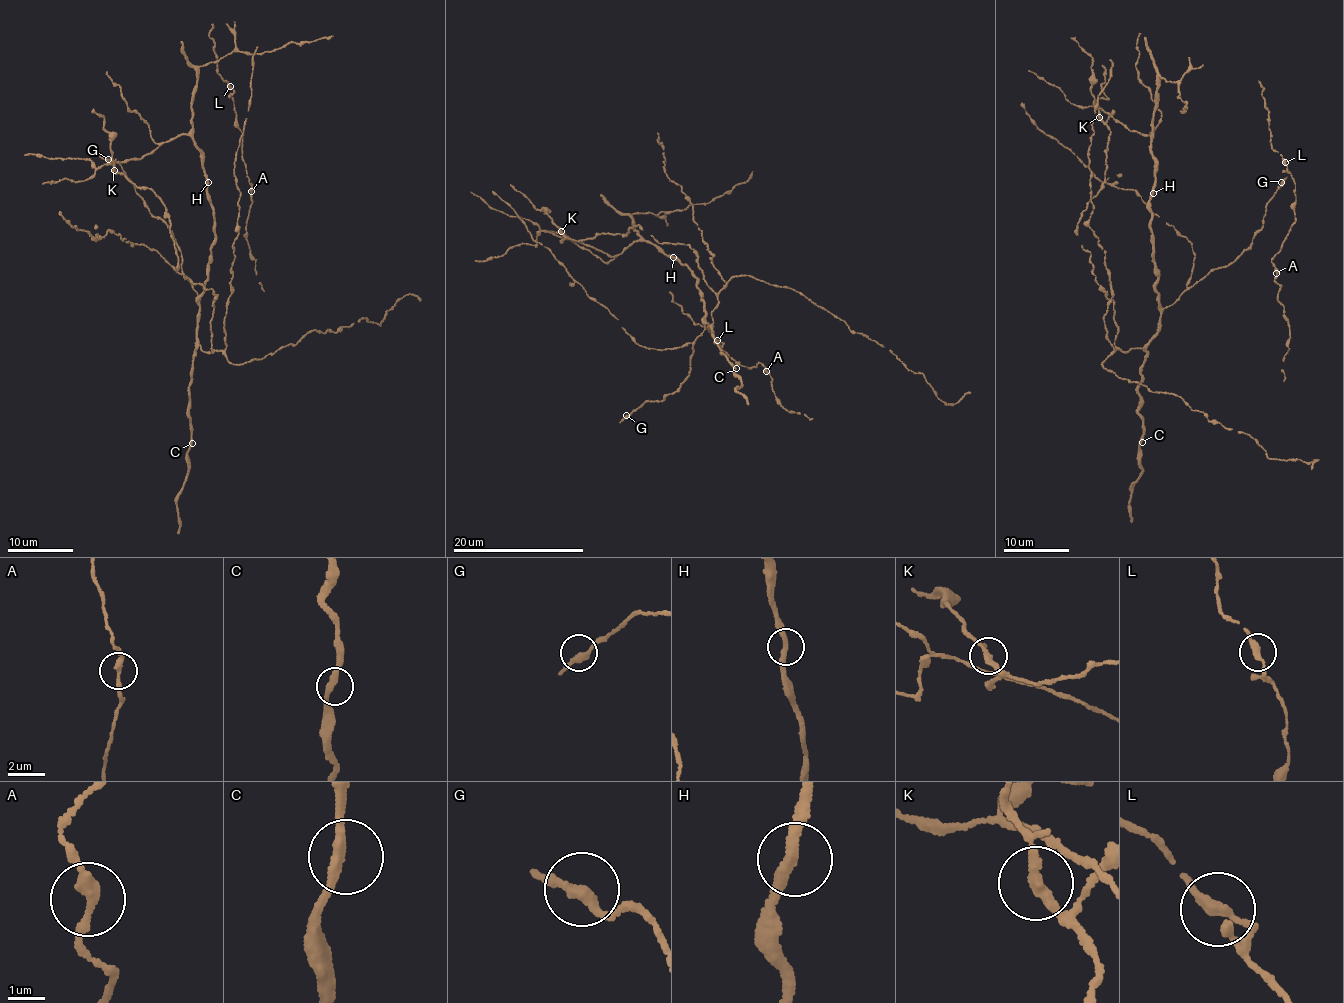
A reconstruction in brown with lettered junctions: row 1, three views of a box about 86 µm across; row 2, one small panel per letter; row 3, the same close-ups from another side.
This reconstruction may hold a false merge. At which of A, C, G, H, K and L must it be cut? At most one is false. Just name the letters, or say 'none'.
none

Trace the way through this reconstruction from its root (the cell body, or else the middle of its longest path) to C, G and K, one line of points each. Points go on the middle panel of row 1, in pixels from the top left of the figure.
C: (671, 256), (684, 263), (699, 283), (697, 286), (707, 312), (704, 320), (726, 359), (736, 368)
G: (671, 256), (684, 263), (699, 283), (707, 312), (704, 331), (694, 339), (689, 374), (680, 388), (626, 415)
K: (671, 256), (641, 239), (610, 256), (579, 242), (563, 240), (561, 231)

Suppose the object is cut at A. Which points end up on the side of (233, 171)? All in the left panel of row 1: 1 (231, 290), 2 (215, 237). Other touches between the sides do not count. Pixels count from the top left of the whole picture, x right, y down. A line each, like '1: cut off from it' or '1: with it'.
1: with it
2: with it

